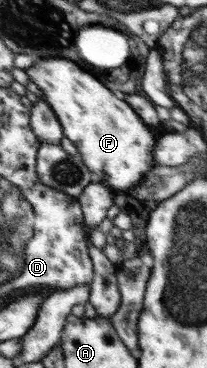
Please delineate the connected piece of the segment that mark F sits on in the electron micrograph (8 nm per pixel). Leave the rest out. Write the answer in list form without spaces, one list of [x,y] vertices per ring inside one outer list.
[[[43,57],[43,58],[35,58],[34,63],[29,68],[25,69],[25,72],[28,74],[29,81],[33,81],[38,85],[38,87],[42,90],[44,95],[44,101],[52,108],[52,111],[56,114],[56,117],[59,119],[60,125],[63,129],[64,137],[67,137],[76,145],[79,154],[81,155],[82,161],[84,165],[94,174],[95,180],[100,181],[105,186],[111,187],[116,191],[126,191],[127,194],[132,195],[131,191],[134,188],[137,188],[137,185],[145,179],[145,173],[149,172],[150,168],[156,166],[154,161],[154,155],[152,155],[152,151],[156,148],[156,137],[154,137],[154,133],[157,133],[151,127],[146,127],[144,123],[142,123],[141,116],[136,112],[132,111],[132,107],[126,103],[126,101],[120,101],[110,89],[106,89],[96,77],[92,77],[90,73],[86,73],[84,69],[80,69],[74,61],[68,61],[68,59],[59,58],[59,57]]]

